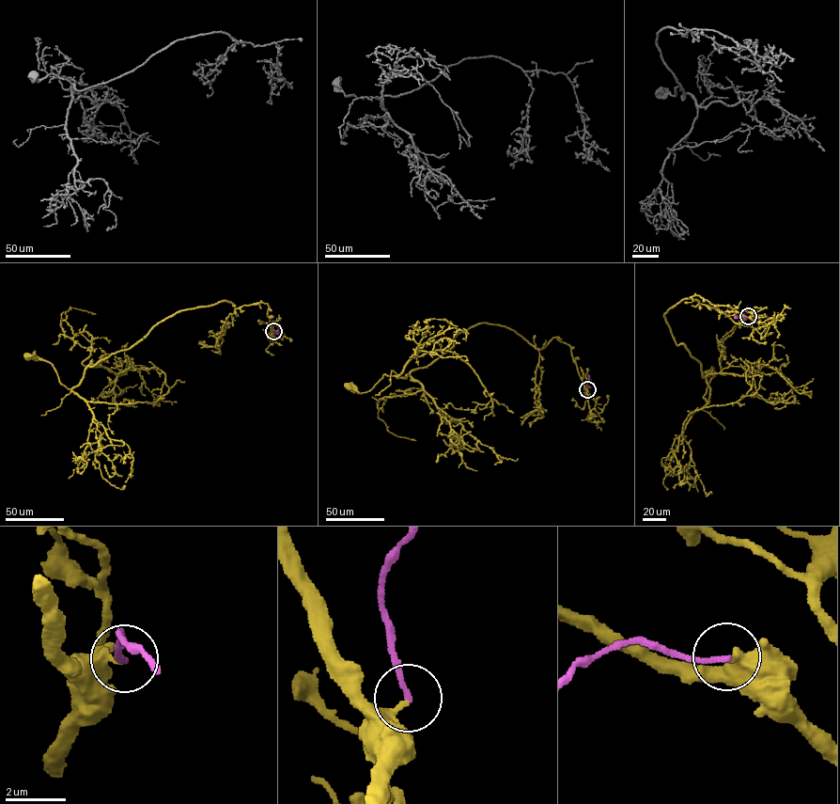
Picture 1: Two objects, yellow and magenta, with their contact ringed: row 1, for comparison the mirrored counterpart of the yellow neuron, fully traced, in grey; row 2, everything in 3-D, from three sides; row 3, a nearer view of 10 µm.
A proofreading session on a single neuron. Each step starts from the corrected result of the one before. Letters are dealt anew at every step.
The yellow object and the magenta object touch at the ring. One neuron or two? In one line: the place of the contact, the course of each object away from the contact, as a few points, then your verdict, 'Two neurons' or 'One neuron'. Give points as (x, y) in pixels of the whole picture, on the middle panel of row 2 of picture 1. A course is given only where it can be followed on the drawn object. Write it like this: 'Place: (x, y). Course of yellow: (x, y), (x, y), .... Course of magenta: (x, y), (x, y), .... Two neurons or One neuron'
Place: (587, 389). Course of yellow: (587, 389), (567, 344), (553, 338), (537, 349), (481, 323), (406, 378), (348, 386). Course of magenta: (587, 389), (587, 374). Two neurons

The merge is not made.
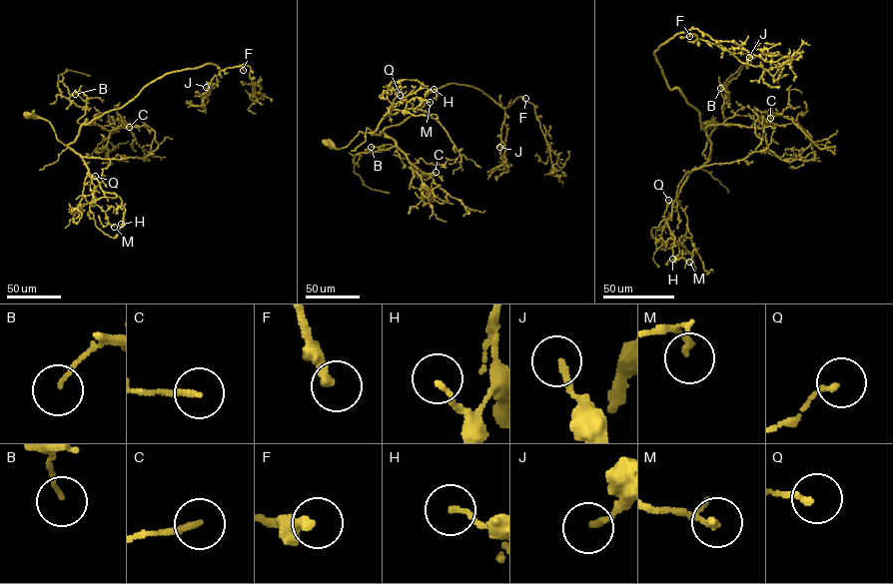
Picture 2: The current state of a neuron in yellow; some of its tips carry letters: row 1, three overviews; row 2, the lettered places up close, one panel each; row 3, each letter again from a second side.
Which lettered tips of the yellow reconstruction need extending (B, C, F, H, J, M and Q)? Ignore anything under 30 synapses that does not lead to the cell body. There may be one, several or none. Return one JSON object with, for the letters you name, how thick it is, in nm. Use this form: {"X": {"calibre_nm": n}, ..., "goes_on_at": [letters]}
{"F": {"calibre_nm": 320}, "goes_on_at": ["F"]}

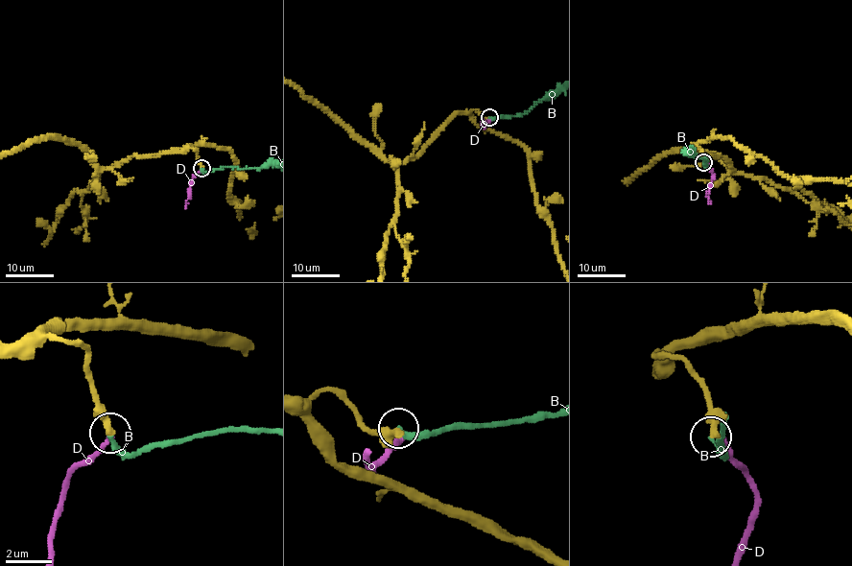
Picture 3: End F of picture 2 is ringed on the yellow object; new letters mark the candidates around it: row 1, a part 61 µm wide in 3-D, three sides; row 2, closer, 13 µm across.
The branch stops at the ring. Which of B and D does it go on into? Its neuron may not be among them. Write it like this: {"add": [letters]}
{"add": ["B"]}

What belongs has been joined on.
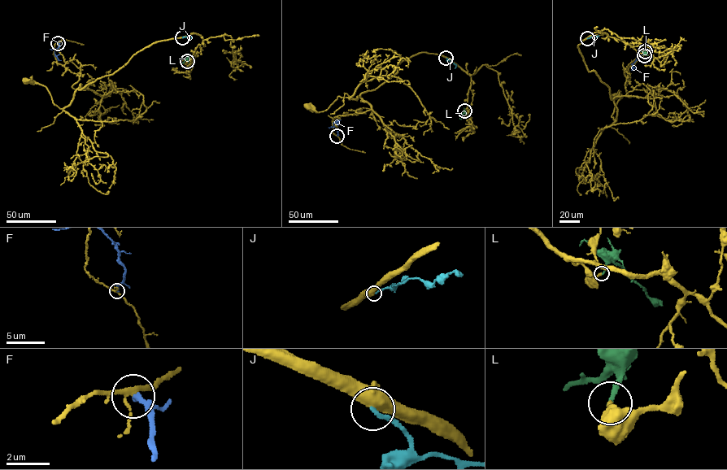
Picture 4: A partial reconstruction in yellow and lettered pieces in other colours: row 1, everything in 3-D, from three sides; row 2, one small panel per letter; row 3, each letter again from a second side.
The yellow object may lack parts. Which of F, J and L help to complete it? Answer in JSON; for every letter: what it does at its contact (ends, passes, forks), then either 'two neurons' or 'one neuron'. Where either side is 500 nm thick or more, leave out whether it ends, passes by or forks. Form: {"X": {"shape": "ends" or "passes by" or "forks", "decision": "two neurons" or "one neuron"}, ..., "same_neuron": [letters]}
{"F": {"shape": "ends", "decision": "two neurons"}, "J": {"shape": "ends", "decision": "two neurons"}, "L": {"shape": "ends", "decision": "one neuron"}, "same_neuron": ["L"]}

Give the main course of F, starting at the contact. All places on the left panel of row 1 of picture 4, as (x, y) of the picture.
F: (58, 43), (54, 52), (57, 59), (61, 60)

